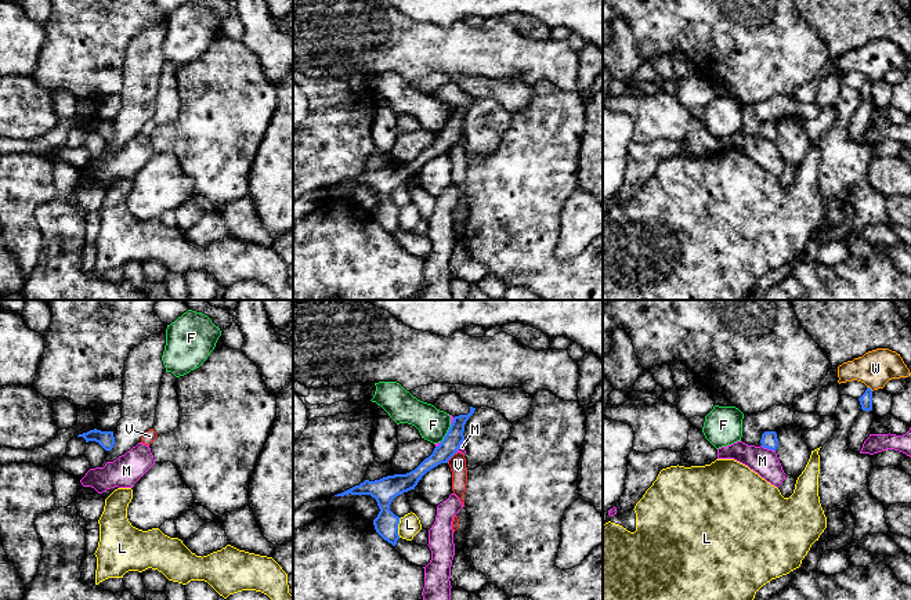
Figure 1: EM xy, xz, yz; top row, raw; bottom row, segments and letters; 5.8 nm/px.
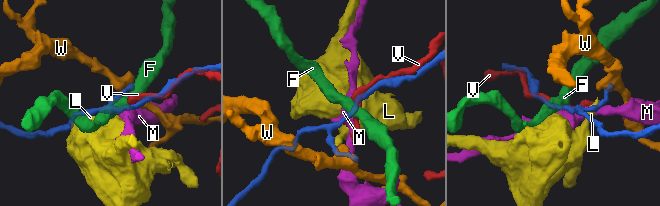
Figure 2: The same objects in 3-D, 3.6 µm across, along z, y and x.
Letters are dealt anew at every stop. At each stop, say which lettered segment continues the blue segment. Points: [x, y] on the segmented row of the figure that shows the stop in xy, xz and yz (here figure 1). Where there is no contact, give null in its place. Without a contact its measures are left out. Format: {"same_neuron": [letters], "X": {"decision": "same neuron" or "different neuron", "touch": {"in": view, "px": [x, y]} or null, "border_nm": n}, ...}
{"same_neuron": [], "F": {"decision": "different neuron", "touch": {"in": "xz", "px": [447, 433]}, "border_nm": 120}, "L": {"decision": "different neuron", "touch": {"in": "xz", "px": [397, 527]}, "border_nm": 120}, "M": {"decision": "different neuron", "touch": {"in": "yz", "px": [767, 448]}, "border_nm": 90}, "V": {"decision": "different neuron", "touch": {"in": "xz", "px": [451, 456]}, "border_nm": 80}, "W": {"decision": "different neuron", "touch": {"in": "yz", "px": [868, 387]}, "border_nm": 50}}

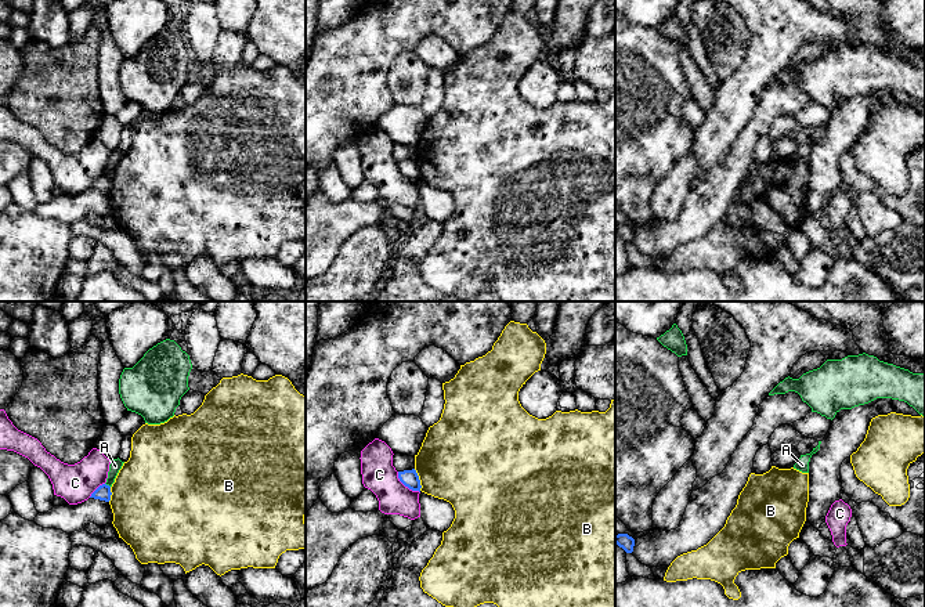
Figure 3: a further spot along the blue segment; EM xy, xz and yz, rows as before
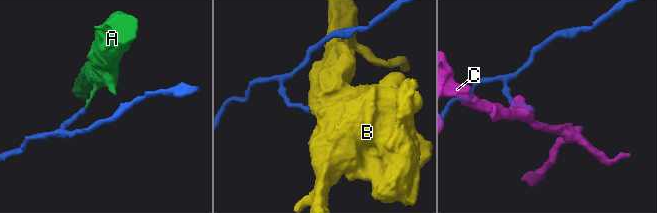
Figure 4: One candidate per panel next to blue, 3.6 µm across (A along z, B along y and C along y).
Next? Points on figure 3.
{"same_neuron": [], "A": {"decision": "different neuron", "touch": {"in": "xy", "px": [108, 486]}, "border_nm": 40}, "B": {"decision": "different neuron", "touch": {"in": "xz", "px": [419, 480]}, "border_nm": 130}, "C": {"decision": "different neuron", "touch": {"in": "xz", "px": [405, 486]}, "border_nm": 180}}

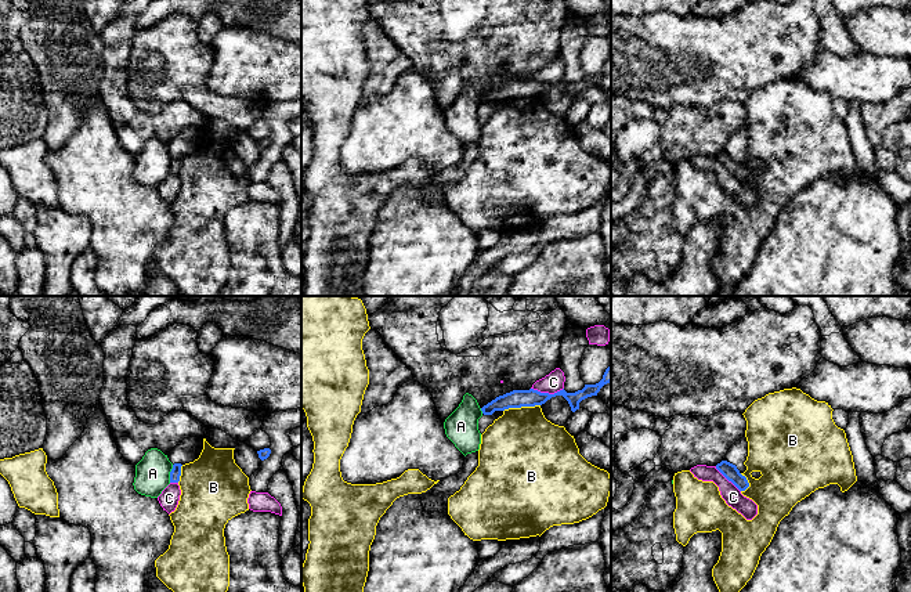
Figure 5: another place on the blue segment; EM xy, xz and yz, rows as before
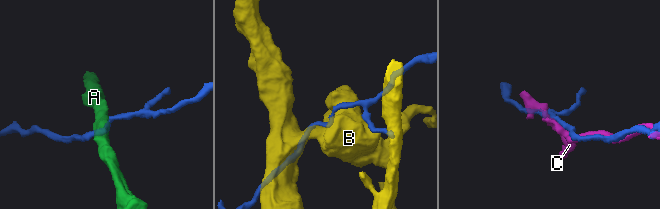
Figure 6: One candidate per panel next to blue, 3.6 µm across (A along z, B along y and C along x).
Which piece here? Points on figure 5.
{"same_neuron": [], "A": {"decision": "different neuron", "touch": {"in": "xy", "px": [170, 473]}, "border_nm": 110}, "B": {"decision": "different neuron", "touch": {"in": "xz", "px": [521, 405]}, "border_nm": 220}, "C": {"decision": "different neuron", "touch": {"in": "xz", "px": [548, 393]}, "border_nm": 190}}

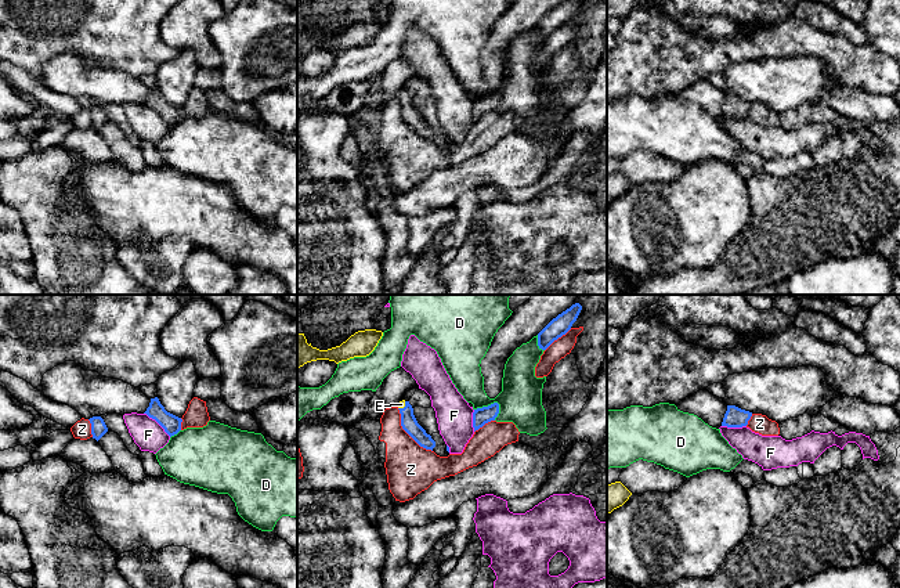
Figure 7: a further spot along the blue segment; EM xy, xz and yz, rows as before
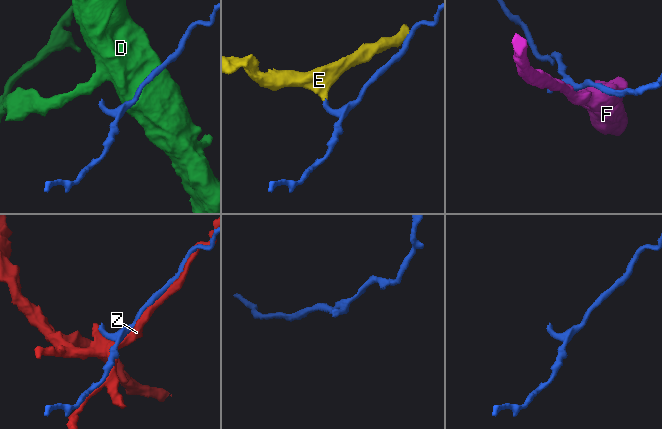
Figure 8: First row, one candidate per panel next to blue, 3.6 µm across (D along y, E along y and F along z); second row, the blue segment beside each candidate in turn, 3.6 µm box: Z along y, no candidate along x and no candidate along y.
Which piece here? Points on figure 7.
{"same_neuron": ["E"], "D": {"decision": "different neuron", "touch": {"in": "xz", "px": [488, 406]}, "border_nm": 160}, "E": {"decision": "same neuron", "touch": {"in": "xz", "px": [404, 407]}, "border_nm": 60}, "F": {"decision": "different neuron", "touch": {"in": "xy", "px": [158, 422]}, "border_nm": 220}, "Z": {"decision": "different neuron", "touch": {"in": "xz", "px": [408, 433]}, "border_nm": 320}}

